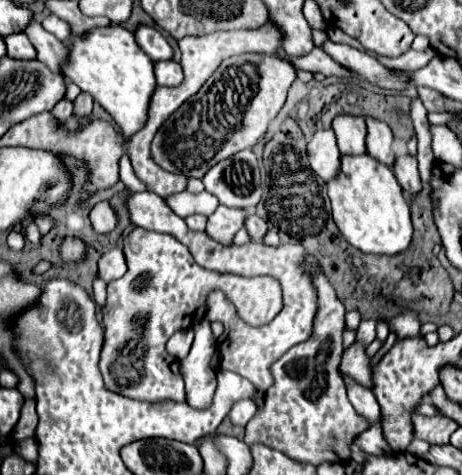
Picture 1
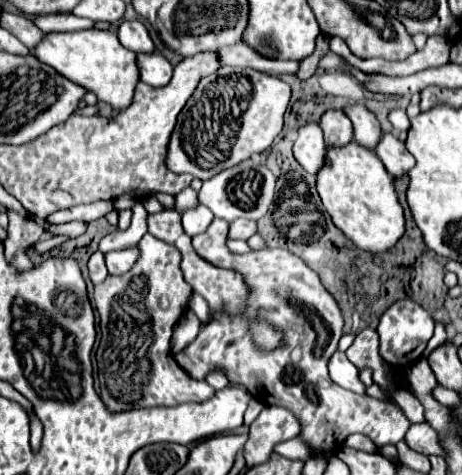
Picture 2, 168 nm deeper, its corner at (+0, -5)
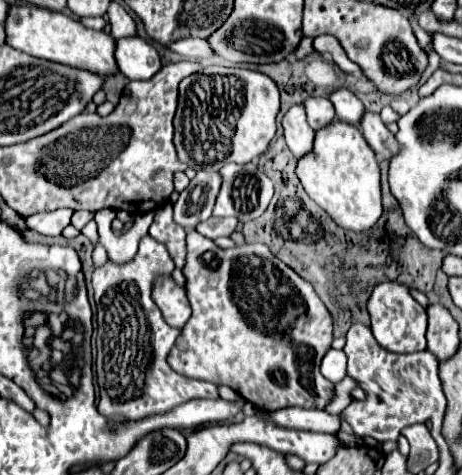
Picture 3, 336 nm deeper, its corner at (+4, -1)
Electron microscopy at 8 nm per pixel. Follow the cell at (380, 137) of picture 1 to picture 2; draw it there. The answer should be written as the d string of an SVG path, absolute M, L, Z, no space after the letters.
M361 103L345 107L343 113L353 123L353 141L357 141L359 145L363 145L367 149L375 149L379 135L381 135L381 127L379 127L377 117Z

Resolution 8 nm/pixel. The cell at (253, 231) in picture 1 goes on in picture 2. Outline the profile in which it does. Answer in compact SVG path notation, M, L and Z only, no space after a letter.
M239 219L229 223L229 239L249 239L257 231L257 223L249 219Z

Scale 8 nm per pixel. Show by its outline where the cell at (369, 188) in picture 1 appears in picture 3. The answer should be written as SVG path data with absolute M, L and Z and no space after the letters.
M335 119L327 129L317 131L313 151L299 159L297 177L307 195L343 229L369 231L383 215L379 163L357 127Z

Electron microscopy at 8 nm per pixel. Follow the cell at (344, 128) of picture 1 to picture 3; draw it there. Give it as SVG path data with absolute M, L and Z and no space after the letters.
M311 97L305 101L305 111L307 111L307 121L311 129L319 131L327 127L335 119L335 109L327 97Z

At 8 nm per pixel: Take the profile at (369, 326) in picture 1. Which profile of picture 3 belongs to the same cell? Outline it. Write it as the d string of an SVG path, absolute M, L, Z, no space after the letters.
M355 323L351 325L351 329L347 331L347 343L343 347L345 355L347 355L347 375L351 375L359 387L367 393L365 401L359 403L351 403L341 415L345 417L345 421L353 427L357 437L373 437L379 443L383 441L395 441L401 433L403 427L413 425L413 423L425 423L427 419L433 423L433 437L441 435L441 421L443 421L443 413L445 413L445 395L441 389L441 379L439 379L439 363L435 361L435 357L431 357L431 353L425 349L423 353L413 353L413 355L399 355L399 353L387 353L373 337L371 329L367 325Z

